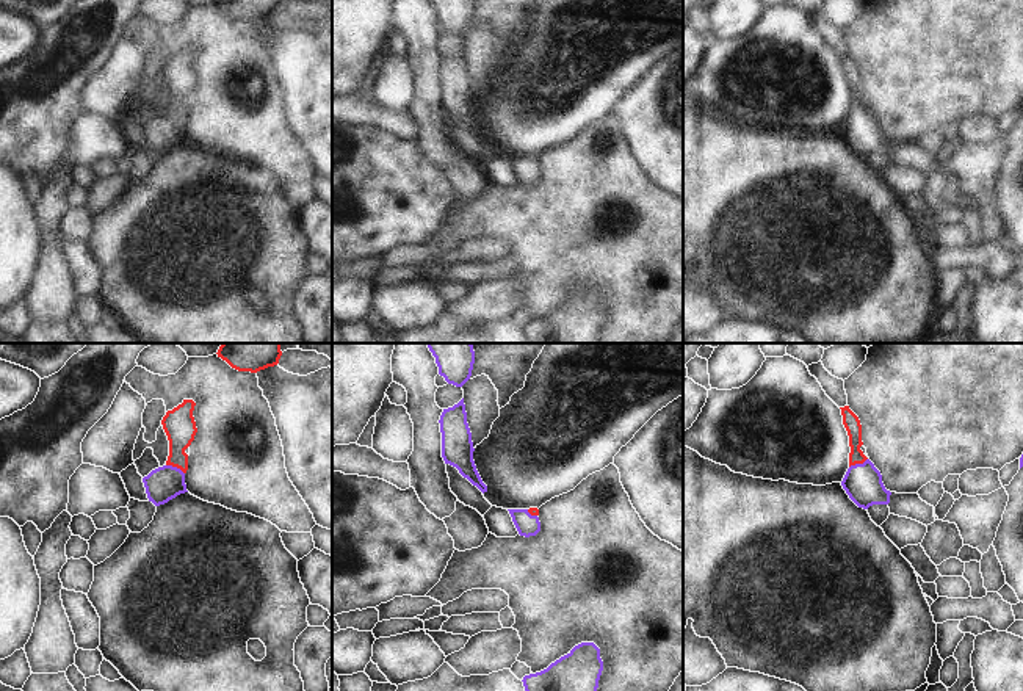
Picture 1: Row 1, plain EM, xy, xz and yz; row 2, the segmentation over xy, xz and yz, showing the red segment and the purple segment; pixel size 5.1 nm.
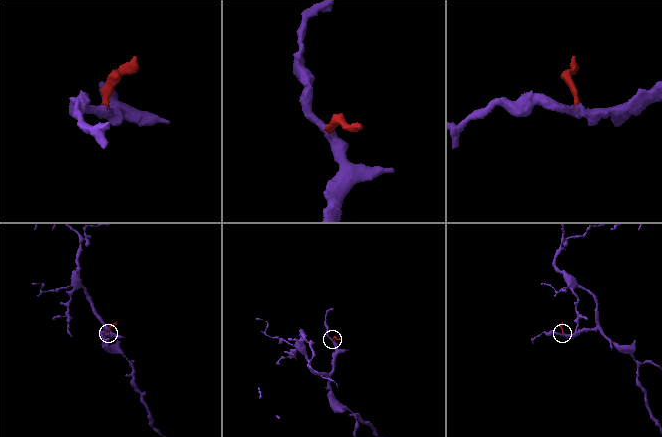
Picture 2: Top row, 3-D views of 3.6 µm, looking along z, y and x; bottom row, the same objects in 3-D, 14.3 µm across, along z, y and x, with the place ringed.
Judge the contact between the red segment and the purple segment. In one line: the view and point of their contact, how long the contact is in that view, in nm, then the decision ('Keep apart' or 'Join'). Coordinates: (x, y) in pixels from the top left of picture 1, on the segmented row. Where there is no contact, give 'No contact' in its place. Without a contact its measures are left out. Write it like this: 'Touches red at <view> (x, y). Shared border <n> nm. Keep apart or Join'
Touches red at xy (176, 466). Shared border 110 nm. Join.

